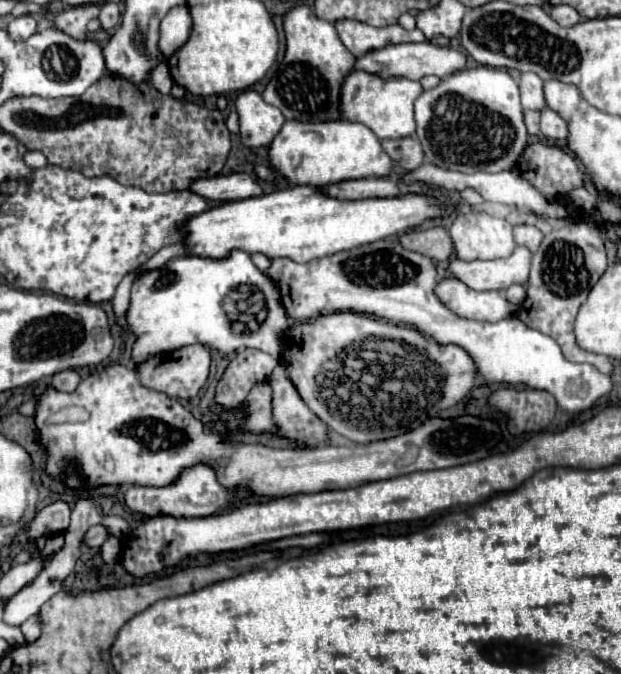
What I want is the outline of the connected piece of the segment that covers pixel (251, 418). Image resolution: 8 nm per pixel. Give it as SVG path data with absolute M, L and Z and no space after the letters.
M257 384L251 394L247 396L249 414L247 414L247 428L253 432L275 432L273 418L271 418L271 388L267 384Z

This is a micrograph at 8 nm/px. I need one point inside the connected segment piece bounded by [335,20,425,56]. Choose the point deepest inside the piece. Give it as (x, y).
(359, 38)

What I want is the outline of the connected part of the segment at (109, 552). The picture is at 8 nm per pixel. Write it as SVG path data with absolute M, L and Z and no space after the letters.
M109 536L105 540L105 544L101 546L101 558L103 558L103 562L107 562L107 564L119 564L121 562L121 550L123 550L121 548L121 540Z

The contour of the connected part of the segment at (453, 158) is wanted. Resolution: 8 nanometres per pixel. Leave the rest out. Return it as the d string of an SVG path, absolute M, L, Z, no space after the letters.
M477 66L453 72L449 80L441 80L435 88L421 92L415 100L415 136L421 142L425 158L445 170L457 170L465 174L473 172L501 172L511 170L527 146L527 130L523 124L523 108L519 102L517 82L503 70Z

